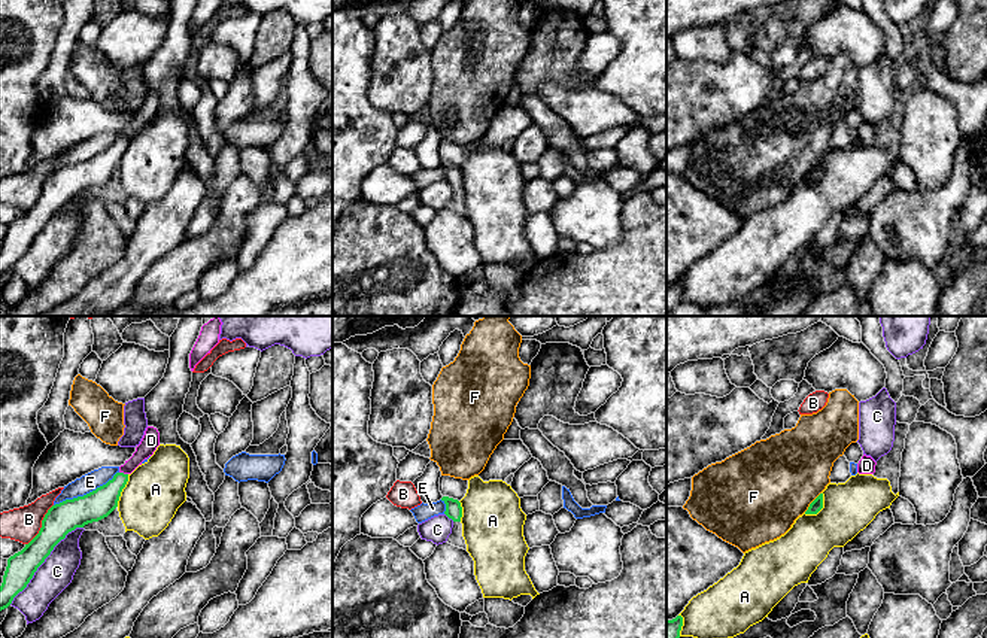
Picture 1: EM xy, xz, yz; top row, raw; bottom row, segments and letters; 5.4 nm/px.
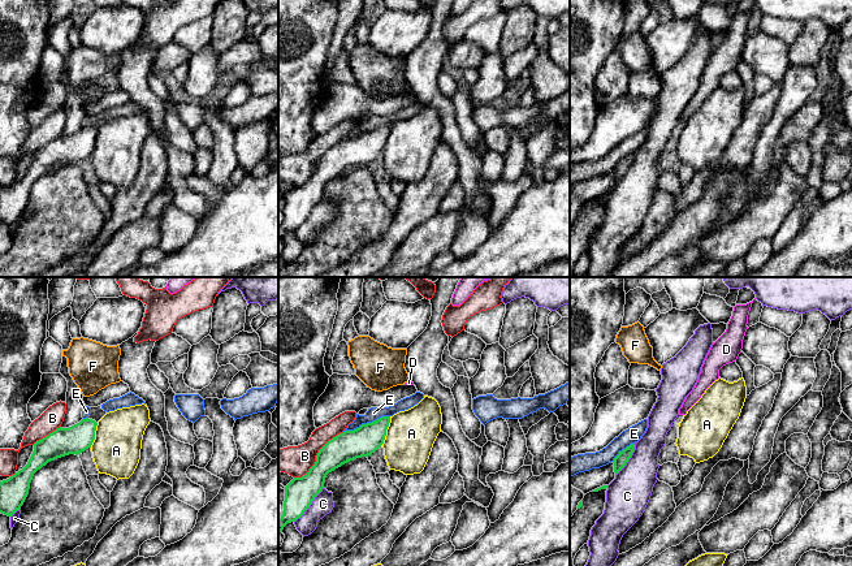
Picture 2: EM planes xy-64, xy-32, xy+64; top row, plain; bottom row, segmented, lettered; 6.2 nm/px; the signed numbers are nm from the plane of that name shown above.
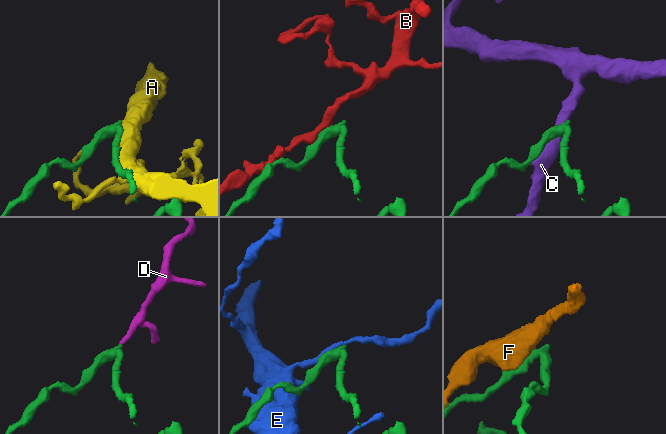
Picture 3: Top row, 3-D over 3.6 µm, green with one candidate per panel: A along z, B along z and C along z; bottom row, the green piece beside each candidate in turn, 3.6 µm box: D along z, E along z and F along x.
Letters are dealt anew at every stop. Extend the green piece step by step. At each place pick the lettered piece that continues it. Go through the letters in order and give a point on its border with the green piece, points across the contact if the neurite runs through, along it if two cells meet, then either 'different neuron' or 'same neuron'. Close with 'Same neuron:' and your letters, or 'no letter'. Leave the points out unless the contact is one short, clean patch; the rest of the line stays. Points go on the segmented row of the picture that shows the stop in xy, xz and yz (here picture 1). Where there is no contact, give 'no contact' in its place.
A: meets green in yz at (820, 509); different neuron
B: meets green in xy at (42, 525); different neuron
C: meets green in xy at (43, 561); different neuron
D: meets green in xy at (123, 473); runs through xy (100, 503), (123, 473), (151, 440); same neuron
E: meets green in xy at (87, 494); different neuron
F: meets green in yz at (811, 503); different neuron
Same neuron: D

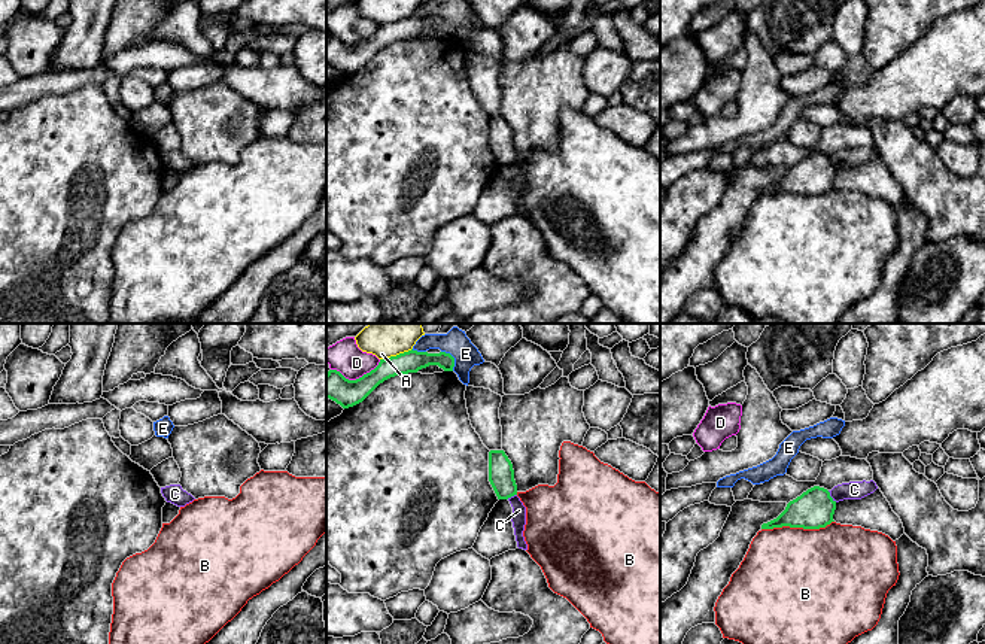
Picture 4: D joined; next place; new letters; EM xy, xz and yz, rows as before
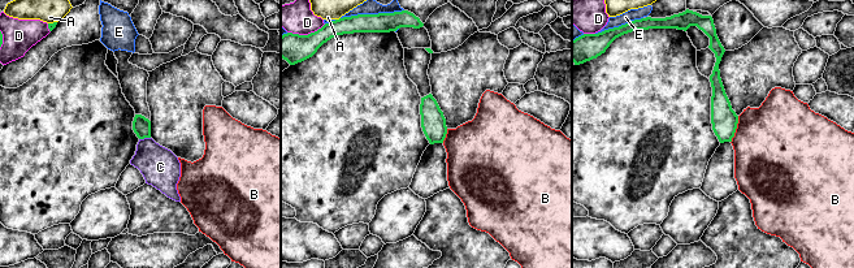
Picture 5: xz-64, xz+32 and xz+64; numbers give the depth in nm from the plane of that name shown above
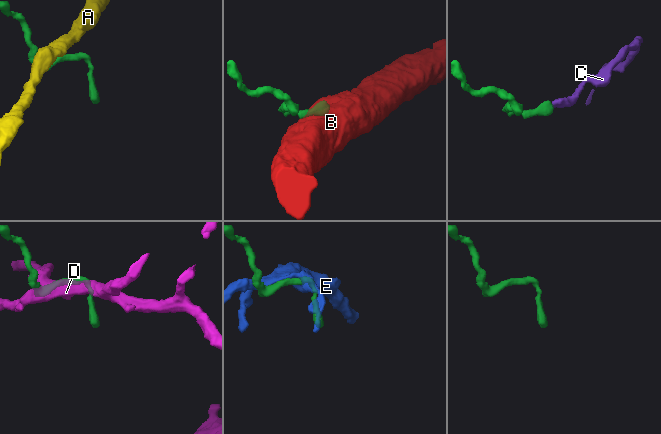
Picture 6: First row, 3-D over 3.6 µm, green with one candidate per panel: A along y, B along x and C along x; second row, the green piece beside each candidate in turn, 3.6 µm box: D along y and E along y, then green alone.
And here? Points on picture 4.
A: meets green in xz at (397, 355); different neuron
B: meets green in yz at (797, 526); different neuron
C: meets green in yz at (830, 497); border along yz (827, 491), (836, 501); different neuron
D: meets green in xz at (356, 379); different neuron
E: meets green in xz at (453, 358); different neuron
Same neuron: no letter

